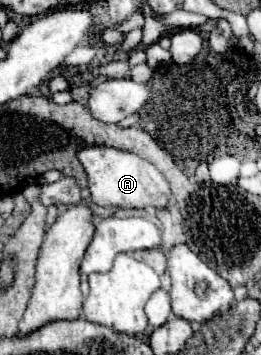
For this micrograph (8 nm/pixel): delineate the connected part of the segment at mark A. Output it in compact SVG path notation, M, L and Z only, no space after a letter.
M93 146L79 150L79 160L89 176L89 190L95 204L113 208L167 208L171 196L169 184L161 172L141 156L107 146Z

